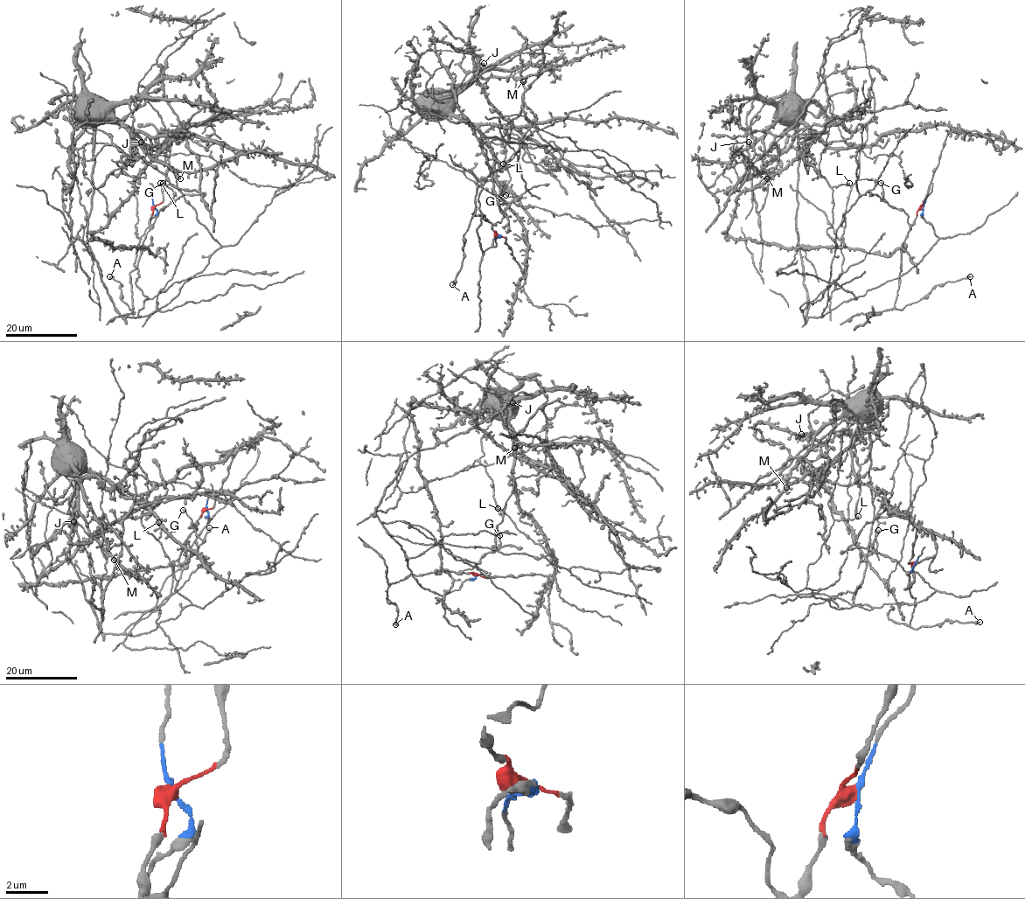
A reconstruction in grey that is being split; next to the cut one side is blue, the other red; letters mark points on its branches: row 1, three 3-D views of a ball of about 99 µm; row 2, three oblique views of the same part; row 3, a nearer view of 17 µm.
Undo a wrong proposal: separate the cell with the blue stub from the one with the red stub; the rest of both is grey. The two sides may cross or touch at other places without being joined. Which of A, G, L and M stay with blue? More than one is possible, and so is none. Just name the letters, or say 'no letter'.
L, M

